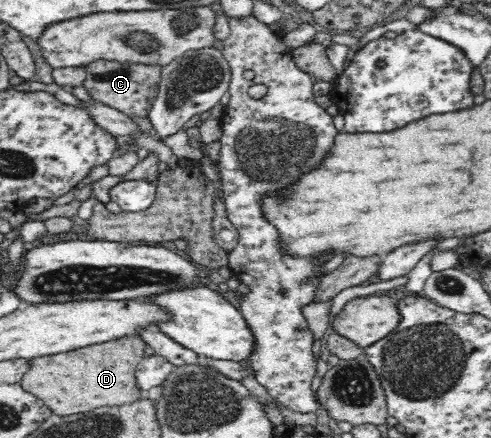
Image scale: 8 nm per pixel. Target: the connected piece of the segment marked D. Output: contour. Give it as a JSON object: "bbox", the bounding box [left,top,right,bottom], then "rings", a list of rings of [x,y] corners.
{"bbox":[21,335,146,416],"rings":[[[128,335],[104,344],[88,346],[84,350],[72,350],[72,354],[30,359],[29,369],[24,373],[21,386],[42,400],[51,414],[56,416],[80,414],[98,406],[120,406],[126,402],[134,402],[136,398],[140,398],[134,372],[140,364],[146,345],[139,335]]]}

